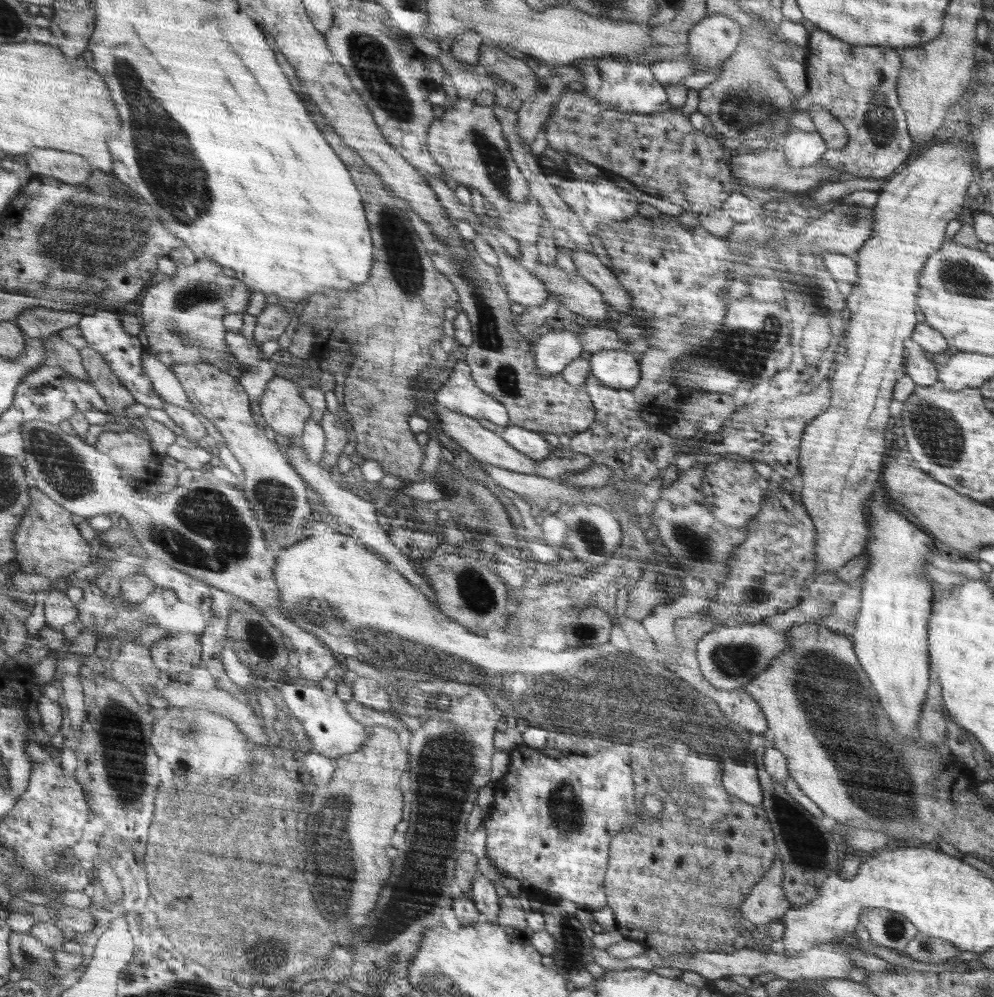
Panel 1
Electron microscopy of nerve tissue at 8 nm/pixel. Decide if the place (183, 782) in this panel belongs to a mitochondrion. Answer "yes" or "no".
no

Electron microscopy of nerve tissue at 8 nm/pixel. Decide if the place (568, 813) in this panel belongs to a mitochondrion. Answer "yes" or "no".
yes

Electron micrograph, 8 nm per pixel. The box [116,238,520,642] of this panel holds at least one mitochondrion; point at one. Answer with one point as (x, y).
(214, 533)

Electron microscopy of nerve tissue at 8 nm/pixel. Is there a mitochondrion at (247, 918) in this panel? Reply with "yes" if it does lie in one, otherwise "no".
yes

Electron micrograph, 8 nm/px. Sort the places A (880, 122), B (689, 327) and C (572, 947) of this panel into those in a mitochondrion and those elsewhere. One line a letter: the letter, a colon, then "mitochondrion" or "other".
A: mitochondrion
B: mitochondrion
C: mitochondrion

